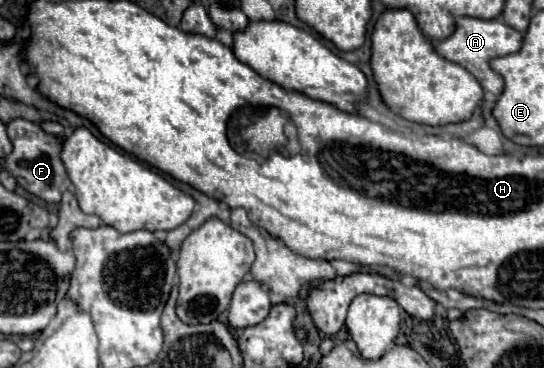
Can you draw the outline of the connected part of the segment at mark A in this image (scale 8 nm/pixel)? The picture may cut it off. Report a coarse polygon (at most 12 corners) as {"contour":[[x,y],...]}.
{"contour":[[460,17],[434,51],[500,95],[490,59],[516,53],[522,33],[500,19]]}

